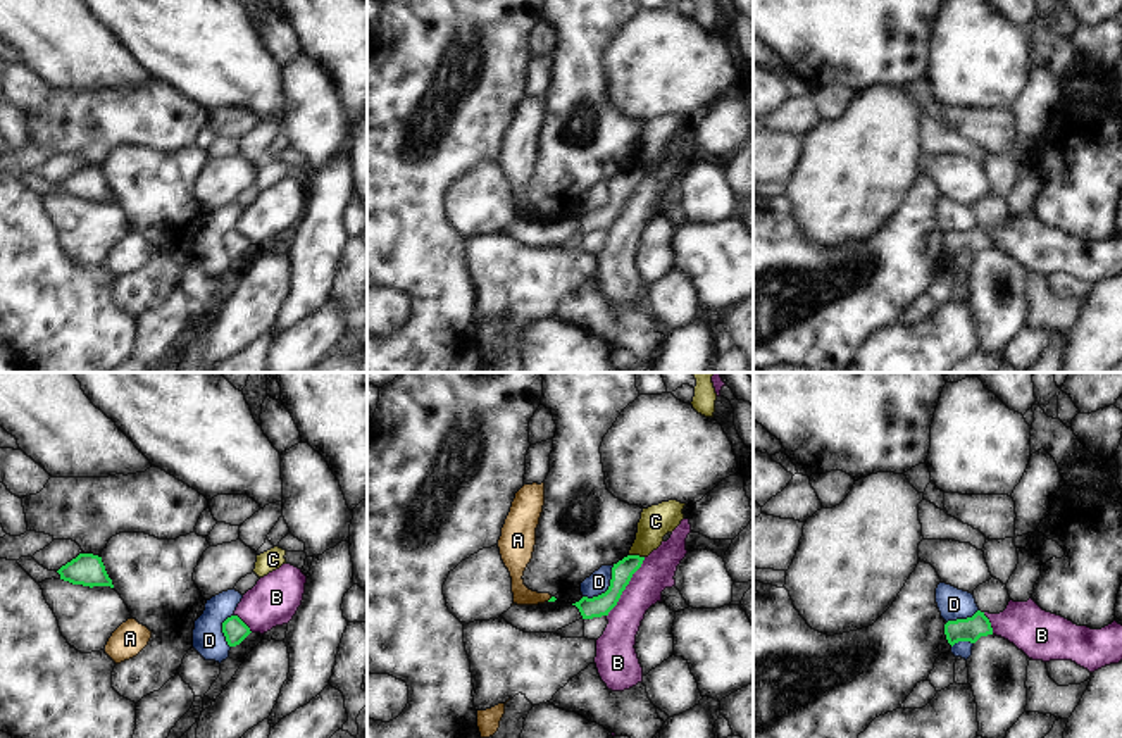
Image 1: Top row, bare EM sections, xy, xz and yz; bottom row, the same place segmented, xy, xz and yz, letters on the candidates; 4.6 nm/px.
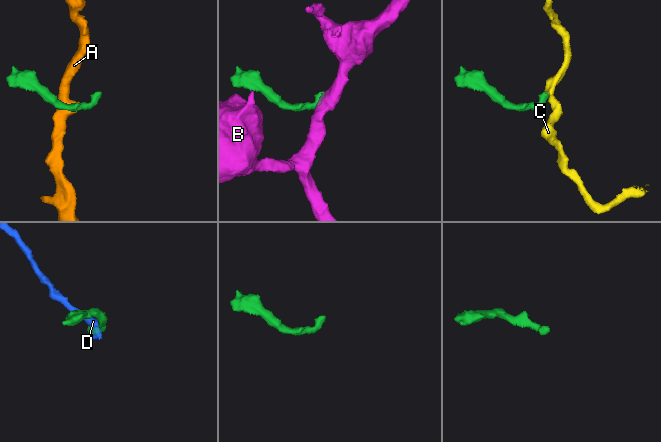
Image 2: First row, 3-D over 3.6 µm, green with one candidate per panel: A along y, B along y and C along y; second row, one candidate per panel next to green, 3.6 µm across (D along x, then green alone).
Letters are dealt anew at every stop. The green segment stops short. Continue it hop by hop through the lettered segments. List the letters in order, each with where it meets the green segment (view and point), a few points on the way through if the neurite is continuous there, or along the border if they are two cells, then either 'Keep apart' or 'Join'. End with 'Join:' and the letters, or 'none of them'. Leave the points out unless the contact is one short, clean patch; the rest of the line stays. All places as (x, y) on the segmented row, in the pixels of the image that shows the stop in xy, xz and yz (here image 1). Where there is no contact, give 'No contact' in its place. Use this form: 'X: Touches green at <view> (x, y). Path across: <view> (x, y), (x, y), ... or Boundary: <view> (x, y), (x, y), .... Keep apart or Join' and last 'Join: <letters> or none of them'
A: Touches green at xz (550, 599). Boundary: xz (552, 597), (547, 600). Keep apart
B: Touches green at xz (626, 585). Boundary: xz (645, 557), (607, 616). Keep apart
C: Touches green at xz (636, 556). Boundary: xz (629, 554), (643, 557). Keep apart
D: Touches green at xz (607, 590). Boundary: xz (614, 566), (610, 585), (597, 595), (583, 597). Keep apart
Join: none of them

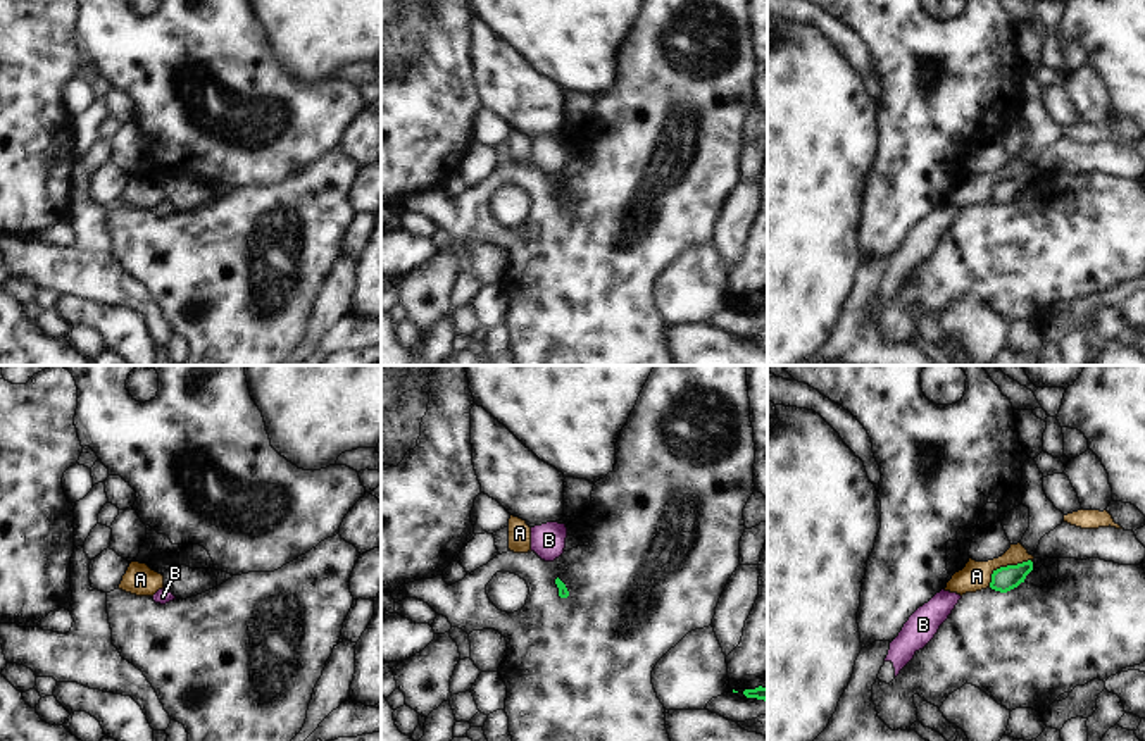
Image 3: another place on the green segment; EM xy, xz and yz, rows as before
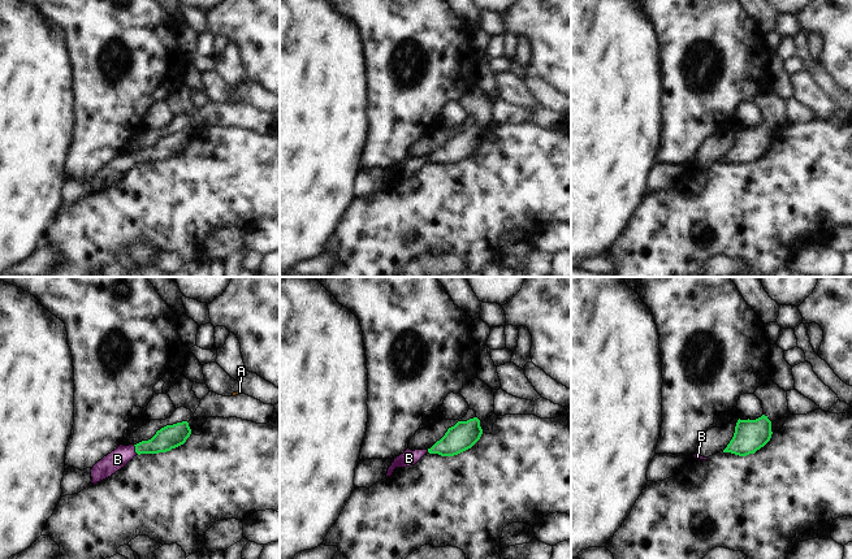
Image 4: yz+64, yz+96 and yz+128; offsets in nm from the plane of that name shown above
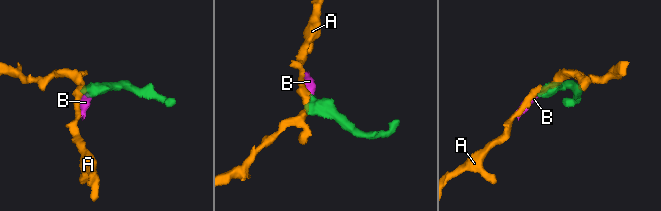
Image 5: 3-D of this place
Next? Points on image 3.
A: Touches green at yz (1007, 566). Boundary: yz (1032, 560), (1001, 566), (992, 574), (988, 586). Keep apart
B: Touches green at xy (164, 590). Path across: xy (164, 588), (164, 590), (161, 597). Join
Join: B

